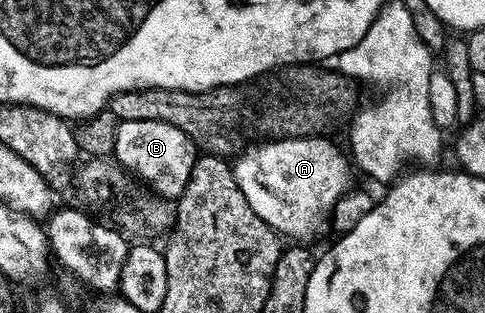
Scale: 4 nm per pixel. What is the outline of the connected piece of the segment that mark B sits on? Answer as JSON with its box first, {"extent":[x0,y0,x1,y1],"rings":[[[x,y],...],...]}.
{"extent":[112,119,195,199],"rings":[[[135,119],[118,124],[112,156],[122,169],[144,182],[158,197],[177,199],[187,187],[187,179],[191,179],[195,146],[191,138],[179,127],[171,127],[171,123]]]}

